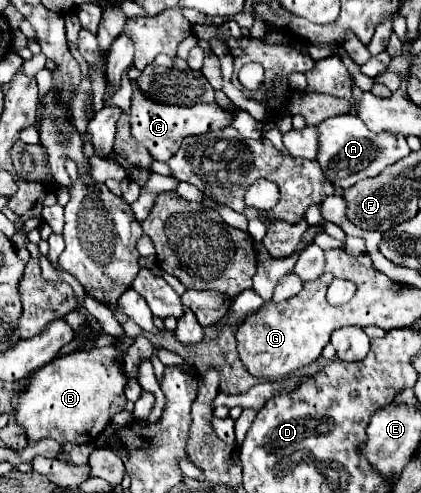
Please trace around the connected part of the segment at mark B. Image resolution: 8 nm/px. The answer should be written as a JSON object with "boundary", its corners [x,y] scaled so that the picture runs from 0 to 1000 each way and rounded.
{"boundary":[[[223,704],[214,712],[181,712],[157,724],[138,724],[124,736],[95,744],[67,789],[38,797],[43,813],[38,858],[57,866],[67,890],[133,890],[138,899],[219,899],[257,866],[271,838],[295,830],[295,785],[304,765],[290,736],[280,736],[280,708]]]}

